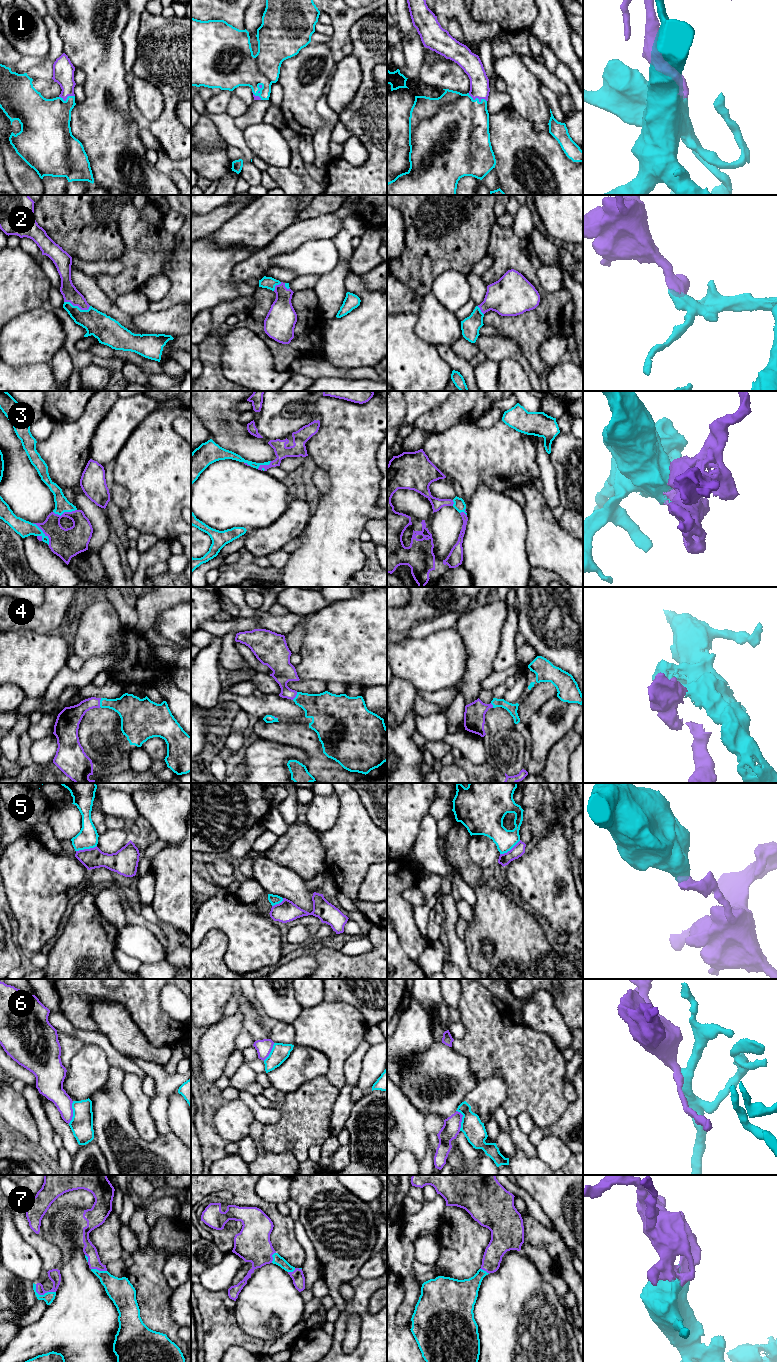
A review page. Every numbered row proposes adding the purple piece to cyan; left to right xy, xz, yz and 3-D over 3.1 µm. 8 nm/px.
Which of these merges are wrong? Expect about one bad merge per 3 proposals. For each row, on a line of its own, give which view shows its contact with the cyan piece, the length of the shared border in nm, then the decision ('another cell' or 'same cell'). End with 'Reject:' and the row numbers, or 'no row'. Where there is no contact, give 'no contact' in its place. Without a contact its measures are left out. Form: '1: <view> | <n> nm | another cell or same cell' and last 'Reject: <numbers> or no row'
1: yz | 170 nm | same cell
2: xy | 220 nm | same cell
3: xy | 220 nm | same cell
4: xy | 70 nm | same cell
5: xy | 180 nm | another cell
6: xy | 190 nm | another cell
7: xy | 180 nm | same cell
Reject: 5, 6

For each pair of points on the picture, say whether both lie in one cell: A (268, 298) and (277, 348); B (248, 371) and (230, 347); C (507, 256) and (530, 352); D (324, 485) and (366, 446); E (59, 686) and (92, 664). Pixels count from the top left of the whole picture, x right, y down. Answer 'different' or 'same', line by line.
A: same
B: same
C: same
D: different
E: same

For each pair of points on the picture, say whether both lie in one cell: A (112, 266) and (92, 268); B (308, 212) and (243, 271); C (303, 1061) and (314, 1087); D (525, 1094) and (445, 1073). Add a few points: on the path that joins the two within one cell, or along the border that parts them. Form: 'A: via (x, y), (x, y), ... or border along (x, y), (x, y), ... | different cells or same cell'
A: via (107, 267), (97, 268) | same cell
B: border along (323, 213), (314, 217), (296, 220) | different cells
C: border along (324, 1074), (305, 1081), (296, 1090), (291, 1092) | different cells
D: border along (467, 1059), (470, 1073), (479, 1080) | different cells

